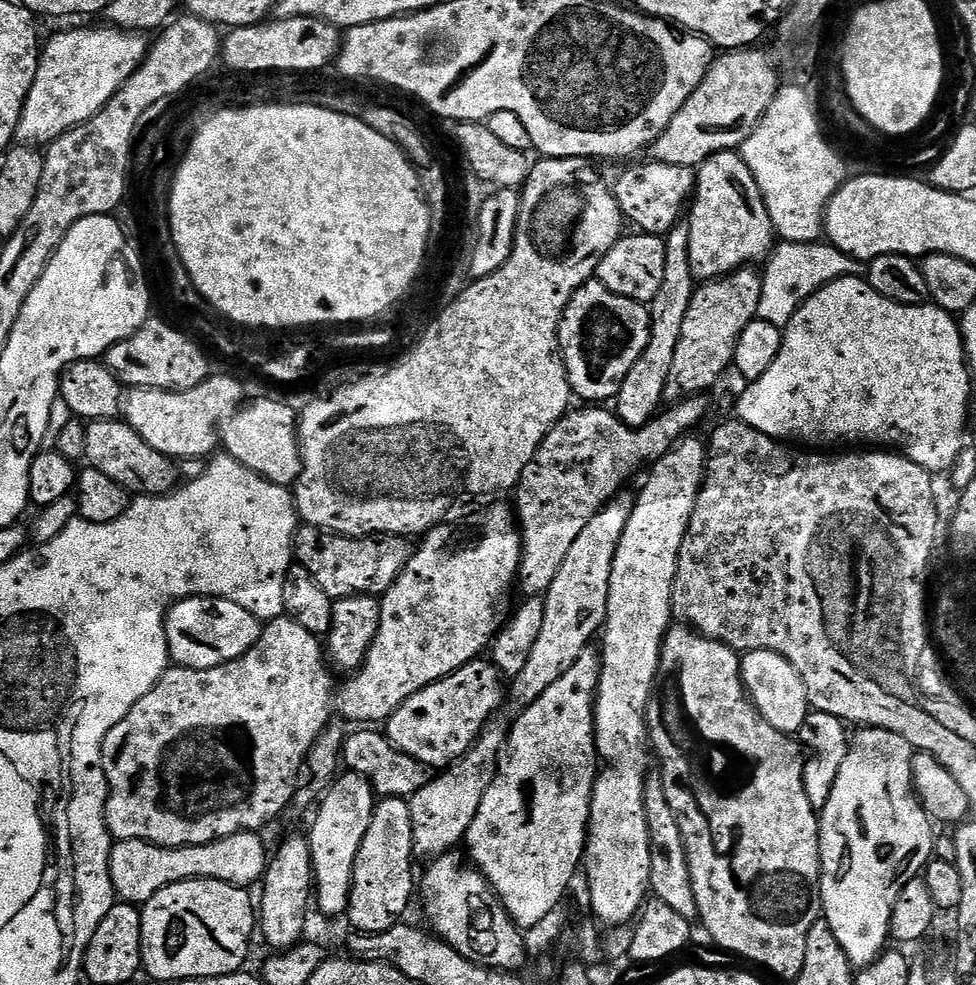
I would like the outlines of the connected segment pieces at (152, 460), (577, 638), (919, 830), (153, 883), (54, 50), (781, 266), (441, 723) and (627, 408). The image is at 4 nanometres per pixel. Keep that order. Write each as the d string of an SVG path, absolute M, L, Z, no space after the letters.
M113 418L111 420L94 420L85 427L84 441L86 442L86 460L89 465L98 470L102 470L102 474L106 474L106 478L114 478L114 482L118 482L124 488L135 490L140 494L149 496L162 496L177 487L176 468L169 457L162 455L158 450L154 450L154 446L150 446L150 442L142 439L137 432L125 424L123 419Z
M613 498L604 505L604 508L574 538L574 546L570 546L570 554L566 554L566 562L562 562L562 567L558 569L558 574L554 574L554 582L550 582L548 591L544 593L544 609L546 615L542 617L542 631L538 633L537 641L534 642L532 652L528 655L525 668L514 676L516 685L510 688L510 696L520 703L520 706L527 706L534 703L548 687L552 686L566 670L578 661L582 654L592 643L592 635L599 633L604 626L604 620L608 617L608 595L610 594L610 574L612 573L612 563L614 554L618 550L618 542L622 538L622 530L626 530L626 522L632 513L633 501Z
M861 727L851 737L848 753L830 790L826 806L819 809L820 906L822 919L834 930L838 946L846 950L853 969L870 966L885 951L890 940L890 914L902 886L917 879L933 859L934 821L924 811L912 783L913 749L898 734L881 728Z
M239 832L216 840L213 844L199 844L193 848L163 848L147 844L144 840L121 840L113 843L108 863L112 888L121 901L143 906L158 890L183 880L221 880L227 884L252 886L263 877L270 859L264 849L263 835L256 832Z
M114 26L104 28L76 28L54 35L45 43L40 55L38 74L31 84L30 94L24 104L23 114L17 126L17 135L26 142L51 142L69 127L83 123L108 104L114 93L136 72L147 55L146 44L137 35Z
M816 241L814 243L779 243L767 261L766 272L762 274L762 288L758 304L757 319L770 322L771 325L784 329L791 322L793 315L809 296L823 288L832 280L842 276L867 277L867 261L856 260L839 251L832 244Z
M475 658L469 664L464 664L458 670L451 672L449 676L435 680L433 684L427 684L422 690L418 690L418 694L406 698L406 702L402 702L402 706L398 706L398 710L394 710L394 714L386 722L388 741L397 750L410 754L410 758L414 758L429 770L443 770L449 764L454 764L464 757L495 717L492 715L499 710L504 696L506 700L506 688L500 685L502 680L500 669L491 659L484 659Z
M676 223L666 234L664 245L666 278L662 278L662 286L650 305L650 342L646 342L646 350L642 350L638 362L630 366L630 374L626 374L614 401L616 415L629 430L645 428L661 411L666 378L670 378L674 350L678 350L678 338L682 338L682 322L686 322L686 310L690 310L690 298L694 291L694 277L690 270L690 230L687 223Z

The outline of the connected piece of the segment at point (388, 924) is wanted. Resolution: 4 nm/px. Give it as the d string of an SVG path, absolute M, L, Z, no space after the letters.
M390 796L381 799L377 803L375 812L372 813L372 821L366 830L366 834L362 838L362 842L358 846L358 854L354 858L354 866L352 867L352 889L348 895L348 911L346 913L346 920L353 924L353 929L356 932L381 932L382 930L390 930L396 924L401 923L405 919L404 911L408 908L408 903L411 902L412 896L414 900L414 876L412 880L412 863L414 857L412 854L412 805L407 799L399 796Z

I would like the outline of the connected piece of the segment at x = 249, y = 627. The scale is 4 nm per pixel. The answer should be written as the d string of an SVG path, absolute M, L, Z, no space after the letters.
M188 596L175 601L164 616L169 657L181 668L198 670L222 666L245 656L258 642L261 627L262 621L250 610L222 596Z

